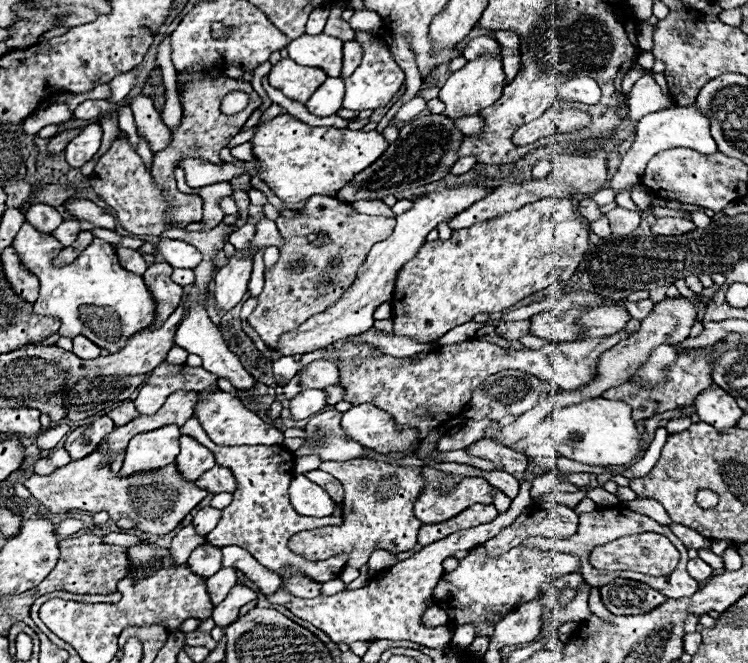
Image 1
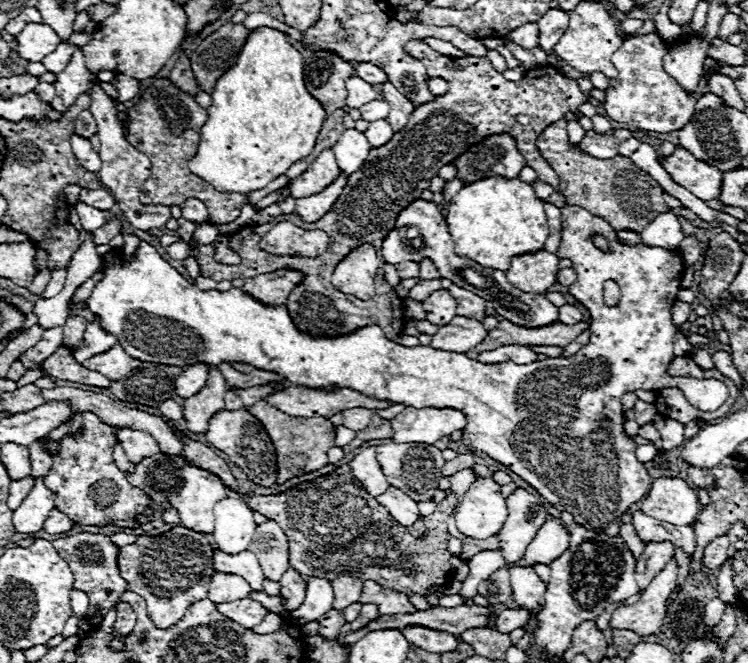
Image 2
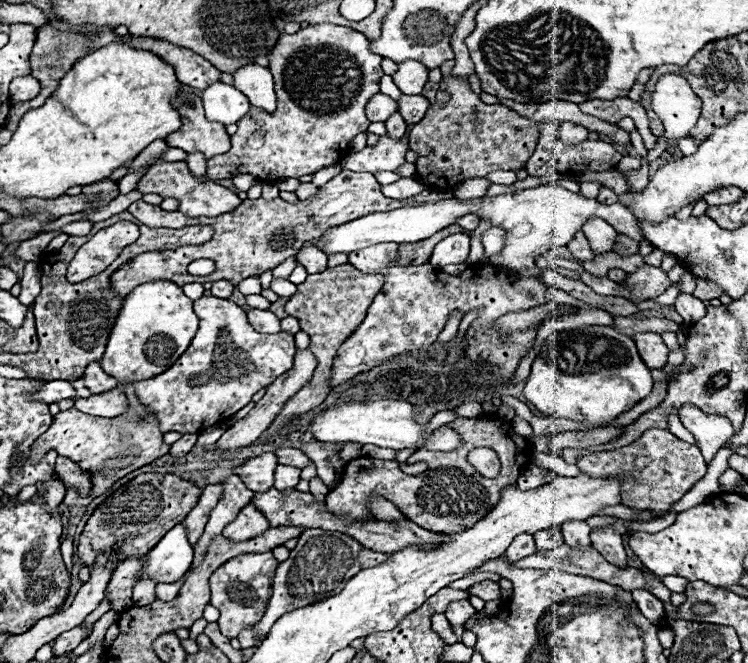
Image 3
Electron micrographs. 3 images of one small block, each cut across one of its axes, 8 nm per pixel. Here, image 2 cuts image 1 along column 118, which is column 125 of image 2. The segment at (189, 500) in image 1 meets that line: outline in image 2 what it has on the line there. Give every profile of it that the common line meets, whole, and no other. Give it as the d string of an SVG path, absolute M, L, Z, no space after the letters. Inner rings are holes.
M84 412L84 422L78 438L62 438L60 452L46 476L46 486L56 492L56 508L78 526L106 526L110 520L128 520L146 512L150 498L134 488L122 470L112 460L114 430L104 424L94 412Z

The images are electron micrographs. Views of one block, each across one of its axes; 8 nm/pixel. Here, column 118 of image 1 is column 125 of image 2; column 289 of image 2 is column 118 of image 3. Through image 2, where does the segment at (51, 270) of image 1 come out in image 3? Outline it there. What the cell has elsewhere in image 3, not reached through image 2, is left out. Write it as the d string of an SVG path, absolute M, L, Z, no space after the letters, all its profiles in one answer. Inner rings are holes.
M156 280L136 286L122 302L122 308L112 326L102 370L118 382L144 380L162 374L176 362L190 346L198 330L198 318L192 310L192 300L184 296L182 288L170 280Z

